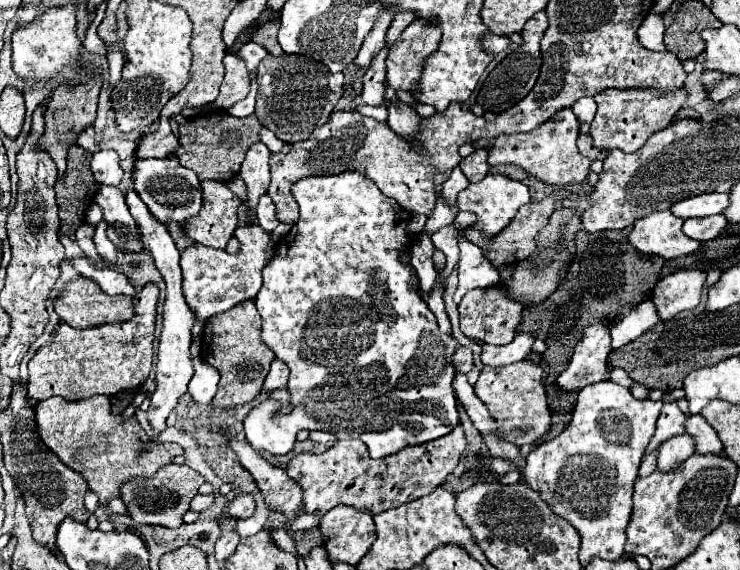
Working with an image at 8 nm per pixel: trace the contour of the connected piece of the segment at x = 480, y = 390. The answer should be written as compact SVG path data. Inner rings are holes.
M521 360L509 366L491 368L483 366L475 384L475 394L491 412L497 424L497 436L515 446L533 446L551 428L551 408L543 386L543 370L531 360Z

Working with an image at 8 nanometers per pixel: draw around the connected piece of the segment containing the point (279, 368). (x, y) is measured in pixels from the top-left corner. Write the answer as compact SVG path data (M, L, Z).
M275 358L271 362L271 370L265 378L265 390L275 390L275 388L285 388L287 386L287 376L289 376L289 368L285 362L281 362L279 358Z

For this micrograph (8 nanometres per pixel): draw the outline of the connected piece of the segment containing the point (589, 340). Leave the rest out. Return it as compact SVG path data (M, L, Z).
M589 326L585 336L575 346L575 354L565 372L559 374L557 386L563 390L581 390L587 384L601 382L601 380L615 380L617 384L631 388L633 380L625 370L611 368L607 363L611 348L611 334L609 326Z

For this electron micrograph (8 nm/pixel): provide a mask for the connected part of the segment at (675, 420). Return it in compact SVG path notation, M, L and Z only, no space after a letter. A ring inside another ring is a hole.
M675 402L665 404L661 410L661 416L657 420L655 434L649 442L649 446L645 448L645 454L651 454L653 450L657 450L665 440L679 436L679 434L685 434L685 420L687 420L687 416L679 410L679 406Z

